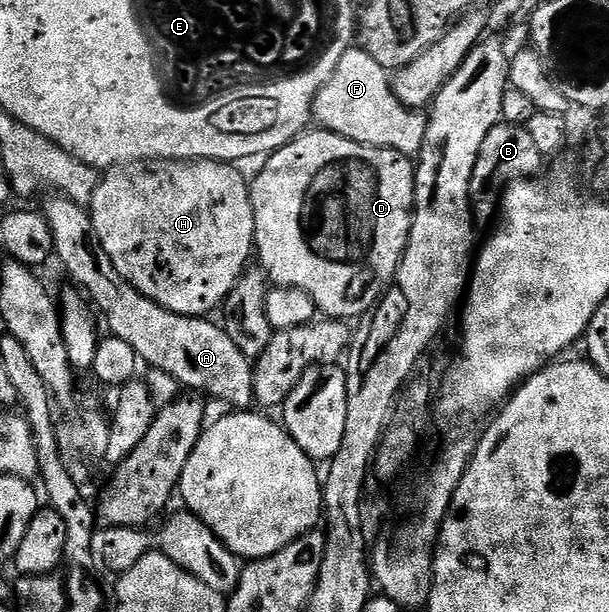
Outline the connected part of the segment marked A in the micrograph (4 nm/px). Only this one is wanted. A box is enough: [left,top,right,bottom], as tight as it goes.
[39,195,255,411]

